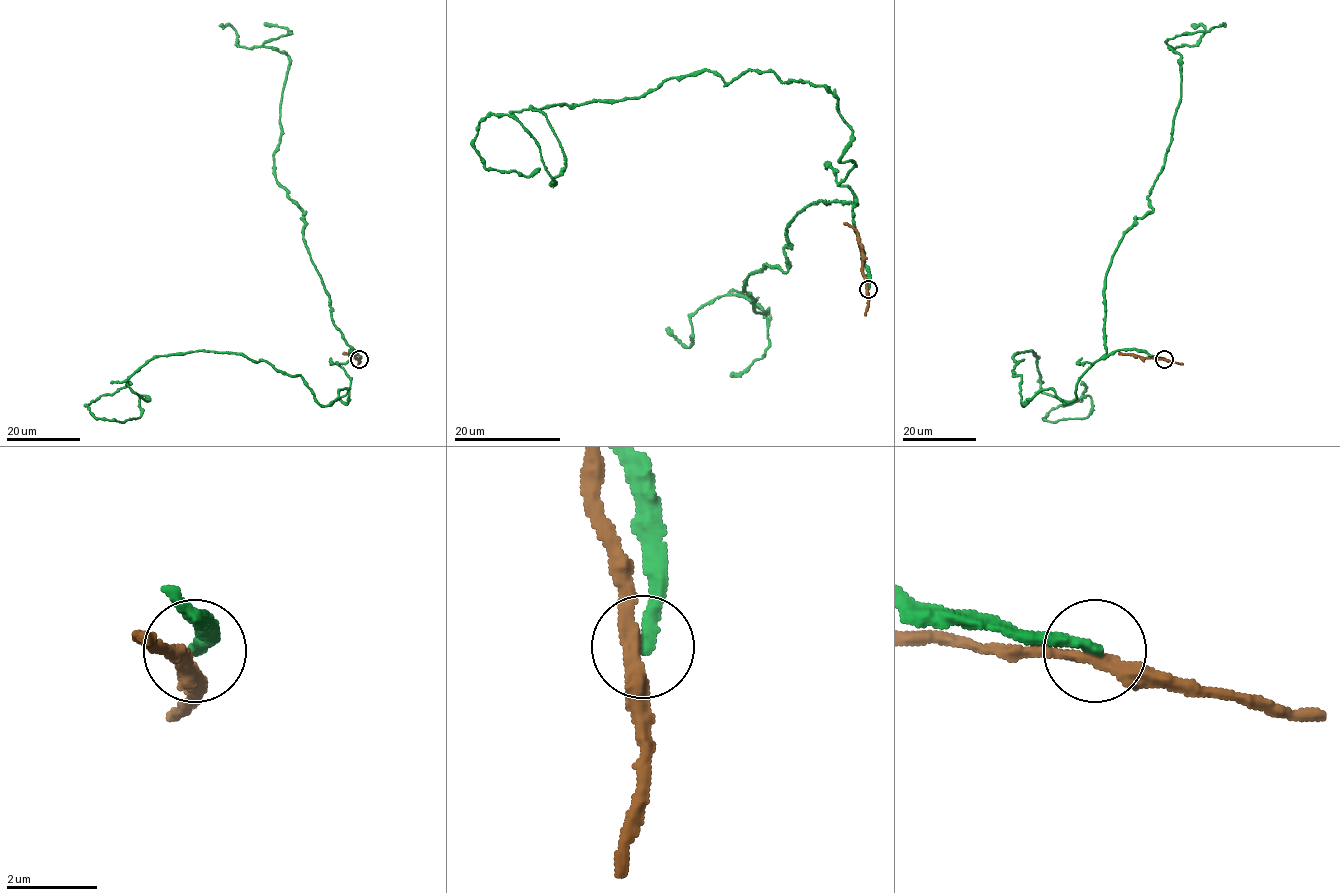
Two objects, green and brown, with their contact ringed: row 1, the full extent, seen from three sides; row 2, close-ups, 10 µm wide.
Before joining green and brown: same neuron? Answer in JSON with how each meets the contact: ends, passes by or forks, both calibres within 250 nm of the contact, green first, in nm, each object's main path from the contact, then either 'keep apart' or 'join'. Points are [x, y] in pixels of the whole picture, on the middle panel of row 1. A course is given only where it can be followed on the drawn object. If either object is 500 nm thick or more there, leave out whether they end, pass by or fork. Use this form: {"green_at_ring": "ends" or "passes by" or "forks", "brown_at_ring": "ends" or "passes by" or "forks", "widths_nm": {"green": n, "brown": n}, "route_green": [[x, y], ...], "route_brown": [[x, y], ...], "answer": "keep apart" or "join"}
{"green_at_ring": "ends", "brown_at_ring": "passes by", "widths_nm": {"green": 280, "brown": 300}, "route_green": [[868, 289], [822, 86], [703, 70], [548, 104], [550, 184], [527, 130], [479, 123], [488, 169], [540, 168]], "route_brown": [[868, 289], [858, 234], [844, 223]], "answer": "keep apart"}

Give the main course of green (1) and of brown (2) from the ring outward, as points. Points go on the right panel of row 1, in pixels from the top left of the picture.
1: (1165, 358), (1113, 351), (1071, 402), (1024, 405), (1013, 356), (1091, 399), (1044, 420), (1081, 383)
2: (1165, 358), (1119, 353)

